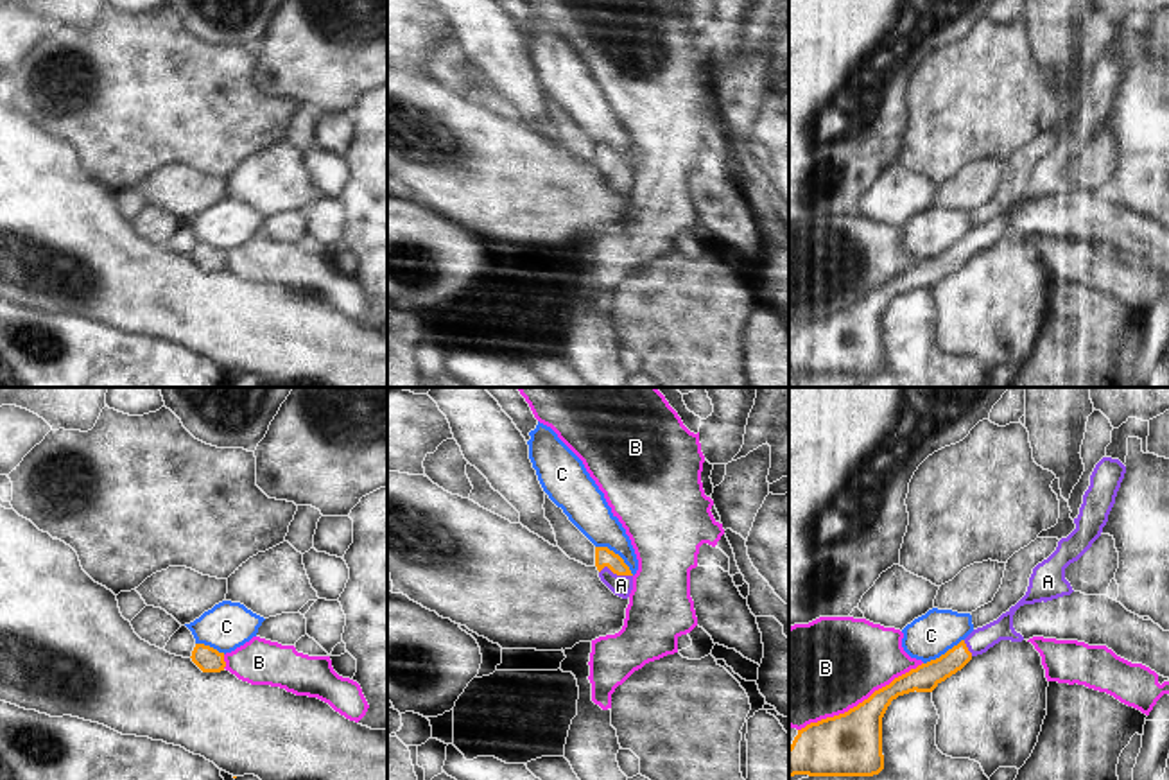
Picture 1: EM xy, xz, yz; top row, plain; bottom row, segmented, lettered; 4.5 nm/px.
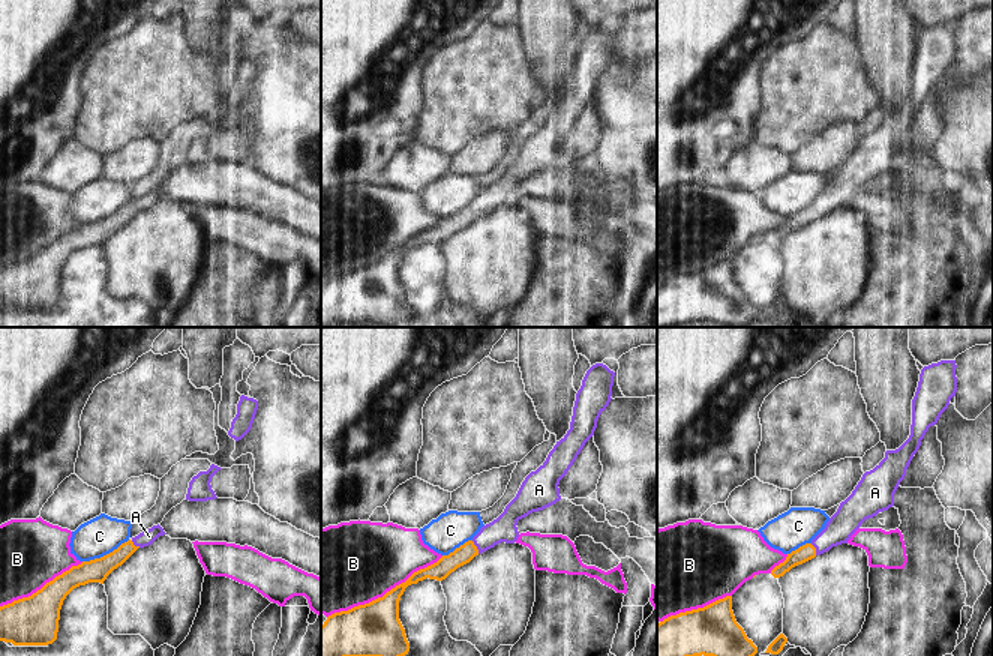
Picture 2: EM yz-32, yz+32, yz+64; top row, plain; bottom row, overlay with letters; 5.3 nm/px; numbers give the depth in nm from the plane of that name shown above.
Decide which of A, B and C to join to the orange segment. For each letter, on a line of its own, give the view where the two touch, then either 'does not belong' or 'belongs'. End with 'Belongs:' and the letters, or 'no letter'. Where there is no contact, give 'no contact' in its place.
A: meets orange in xz; belongs
B: meets orange in yz; does not belong
C: meets orange in xz; does not belong
Belongs: A

